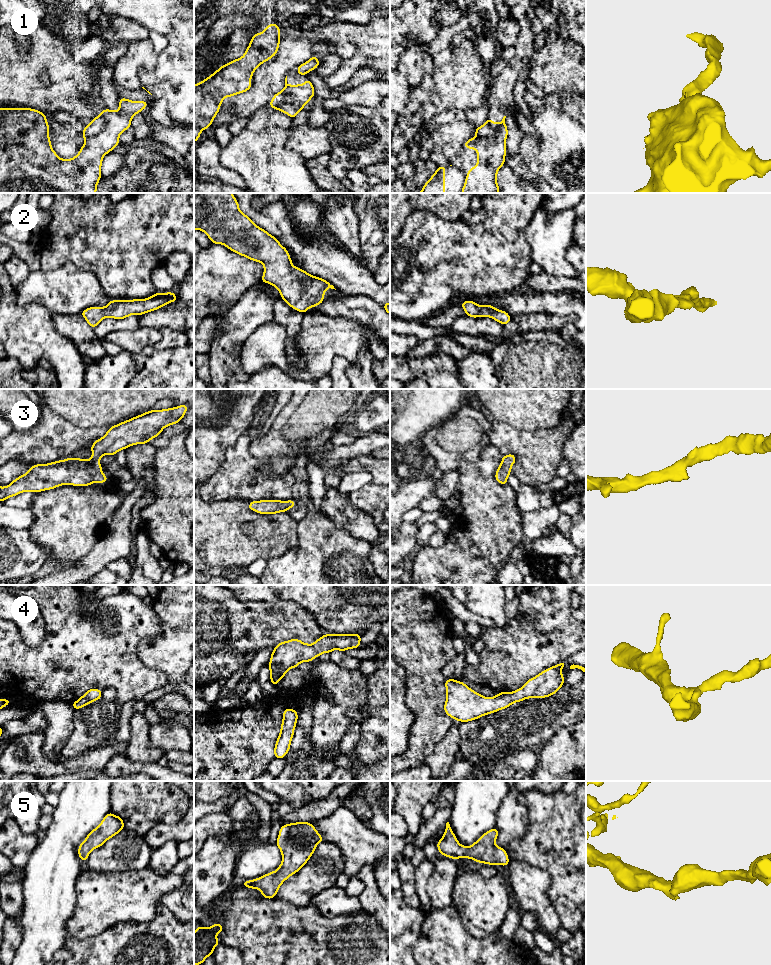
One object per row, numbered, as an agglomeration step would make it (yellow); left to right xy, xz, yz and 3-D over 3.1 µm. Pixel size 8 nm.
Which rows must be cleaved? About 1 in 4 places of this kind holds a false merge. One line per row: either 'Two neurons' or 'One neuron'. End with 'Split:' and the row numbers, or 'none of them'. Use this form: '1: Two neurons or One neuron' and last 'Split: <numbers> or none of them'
1: One neuron
2: One neuron
3: One neuron
4: One neuron
5: One neuron
Split: none of them

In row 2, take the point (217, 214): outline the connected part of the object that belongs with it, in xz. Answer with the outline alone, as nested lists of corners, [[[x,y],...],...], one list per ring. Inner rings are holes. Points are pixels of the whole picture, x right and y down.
[[[194,193],[194,230],[206,233],[212,244],[223,244],[238,255],[262,263],[264,273],[261,282],[273,285],[279,290],[281,298],[294,310],[306,313],[310,307],[315,307],[324,301],[325,291],[335,289],[328,281],[313,276],[301,268],[294,267],[288,250],[276,237],[257,226],[247,215],[239,210],[239,203],[232,193]],[[335,289],[336,290],[336,289]]]

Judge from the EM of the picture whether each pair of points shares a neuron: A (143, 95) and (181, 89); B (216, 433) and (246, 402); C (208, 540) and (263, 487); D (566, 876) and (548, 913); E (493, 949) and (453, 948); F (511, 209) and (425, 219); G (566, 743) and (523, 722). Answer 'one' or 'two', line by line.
A: two
B: one
C: two
D: two
E: one
F: one
G: two

